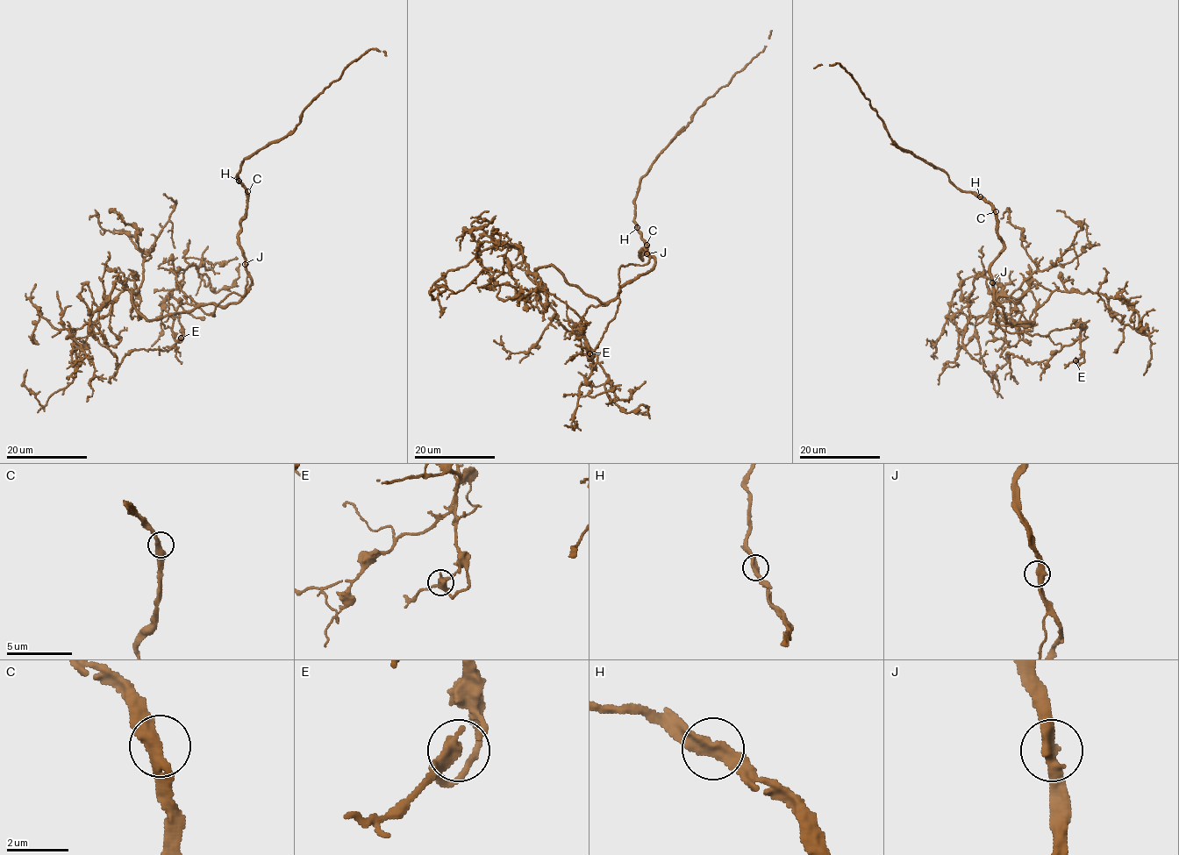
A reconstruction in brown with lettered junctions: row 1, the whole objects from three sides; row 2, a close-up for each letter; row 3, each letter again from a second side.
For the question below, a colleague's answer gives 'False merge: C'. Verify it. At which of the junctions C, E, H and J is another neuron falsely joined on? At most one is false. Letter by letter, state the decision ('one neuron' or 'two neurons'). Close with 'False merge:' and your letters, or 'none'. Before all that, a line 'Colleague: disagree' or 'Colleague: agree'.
Colleague: disagree
C: one neuron
E: one neuron
H: one neuron
J: one neuron
False merge: none

